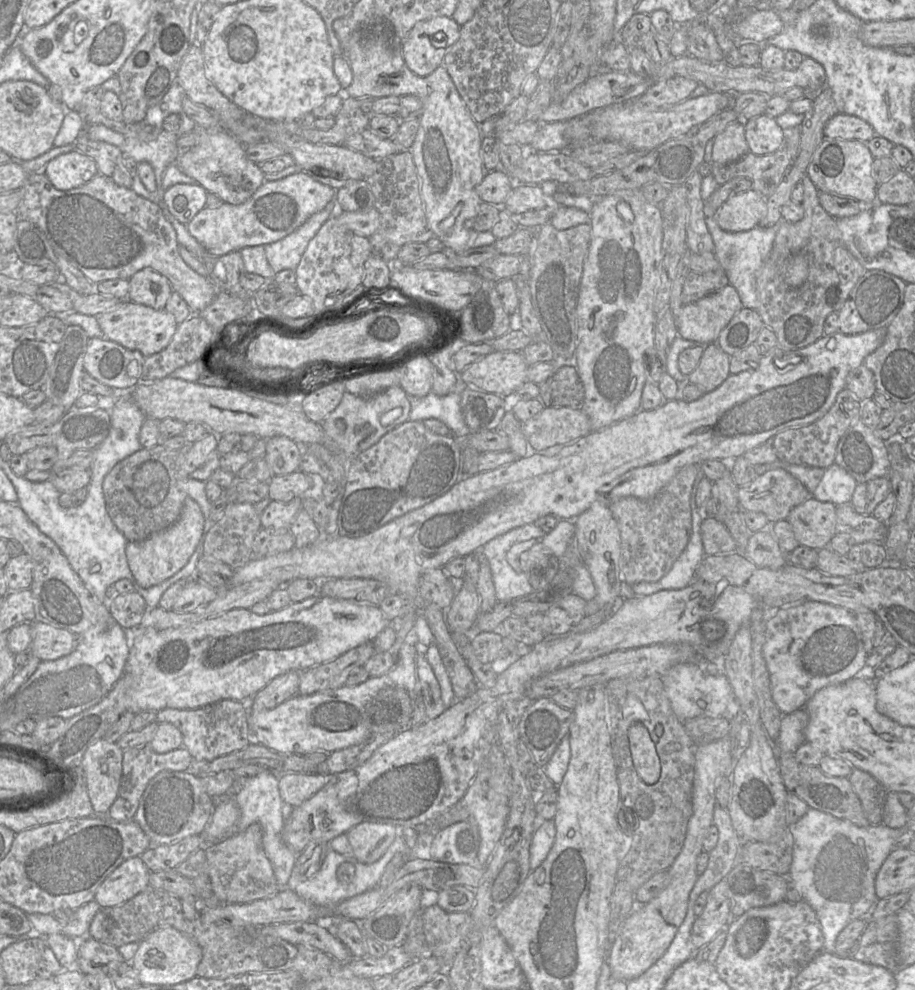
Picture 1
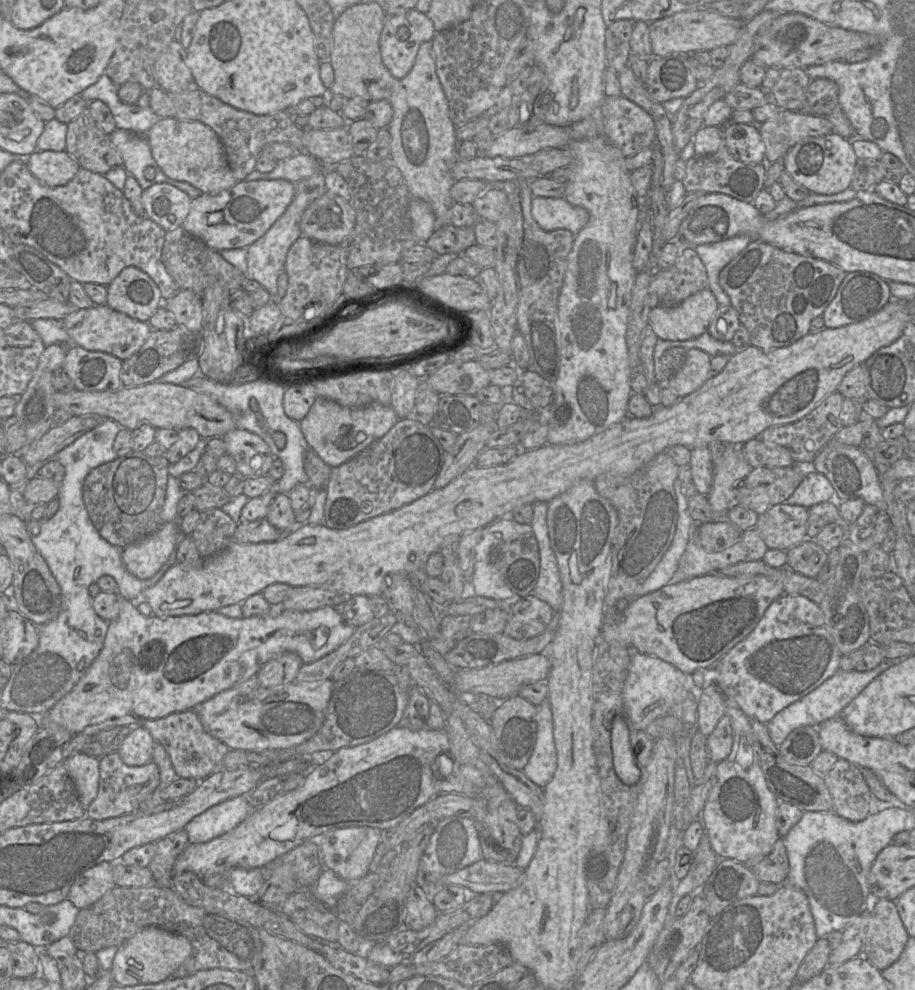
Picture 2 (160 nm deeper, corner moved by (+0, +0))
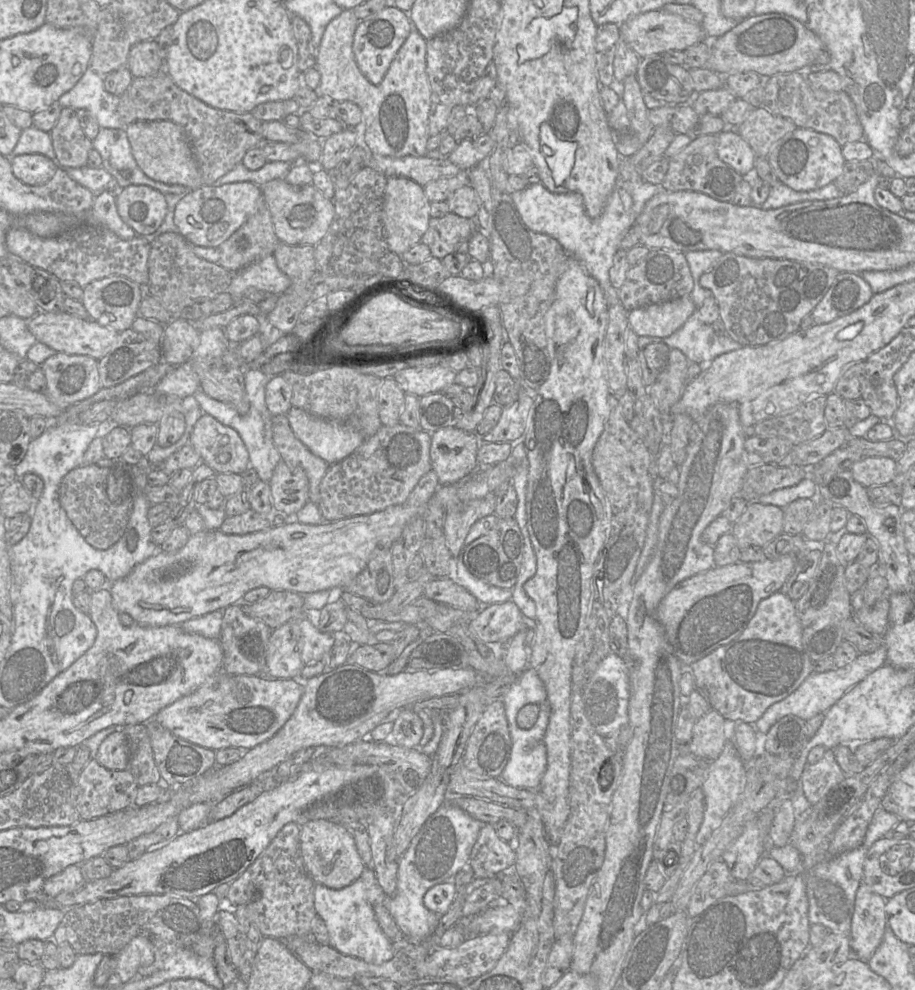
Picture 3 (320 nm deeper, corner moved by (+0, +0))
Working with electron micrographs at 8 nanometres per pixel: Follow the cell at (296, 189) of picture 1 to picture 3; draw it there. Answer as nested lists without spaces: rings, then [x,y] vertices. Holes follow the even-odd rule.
[[[236,182],[236,183],[227,183],[220,186],[210,185],[205,186],[189,191],[189,193],[184,196],[178,203],[174,211],[174,223],[178,228],[178,233],[180,233],[192,246],[202,246],[202,247],[219,247],[223,242],[231,237],[231,235],[237,231],[251,216],[254,212],[257,205],[257,201],[262,198],[261,186],[258,186],[251,182]]]

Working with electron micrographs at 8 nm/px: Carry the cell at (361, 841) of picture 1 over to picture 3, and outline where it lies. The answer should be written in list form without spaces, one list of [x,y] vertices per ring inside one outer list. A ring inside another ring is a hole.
[[[314,820],[300,826],[300,852],[304,865],[315,882],[331,889],[344,888],[360,878],[366,865],[363,863],[353,837],[347,829],[339,823],[326,820]]]

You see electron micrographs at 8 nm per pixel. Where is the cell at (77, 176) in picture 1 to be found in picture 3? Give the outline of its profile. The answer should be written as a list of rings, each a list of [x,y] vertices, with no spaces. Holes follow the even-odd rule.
[[[20,154],[11,159],[14,176],[27,185],[43,185],[58,169],[56,161],[42,154]]]

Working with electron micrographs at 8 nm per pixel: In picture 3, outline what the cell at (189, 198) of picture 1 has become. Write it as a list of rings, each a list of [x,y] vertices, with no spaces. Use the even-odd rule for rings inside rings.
[[[146,185],[122,188],[116,207],[121,219],[140,236],[153,234],[167,213],[165,195]]]

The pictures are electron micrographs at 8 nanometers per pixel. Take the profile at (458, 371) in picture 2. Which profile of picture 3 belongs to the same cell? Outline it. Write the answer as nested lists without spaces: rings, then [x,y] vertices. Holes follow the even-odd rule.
[[[442,366],[413,367],[397,372],[393,379],[406,394],[420,398],[454,384],[457,373]]]

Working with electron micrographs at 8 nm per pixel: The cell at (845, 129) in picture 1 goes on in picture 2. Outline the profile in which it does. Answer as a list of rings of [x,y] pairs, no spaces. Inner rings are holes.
[[[782,110],[757,125],[765,144],[767,164],[782,160],[792,146],[805,138],[834,133],[833,125],[826,116],[813,116],[789,110]]]

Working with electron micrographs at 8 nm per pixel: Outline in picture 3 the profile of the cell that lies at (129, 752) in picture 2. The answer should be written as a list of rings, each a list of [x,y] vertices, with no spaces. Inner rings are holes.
[[[121,730],[111,733],[100,744],[95,755],[97,762],[109,770],[127,770],[129,764],[129,745]]]

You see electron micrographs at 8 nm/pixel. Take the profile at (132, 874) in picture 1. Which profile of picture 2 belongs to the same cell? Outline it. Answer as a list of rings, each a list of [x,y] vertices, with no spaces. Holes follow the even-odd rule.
[[[102,862],[87,870],[70,888],[68,898],[78,909],[91,906],[116,887],[113,879],[115,862]]]

